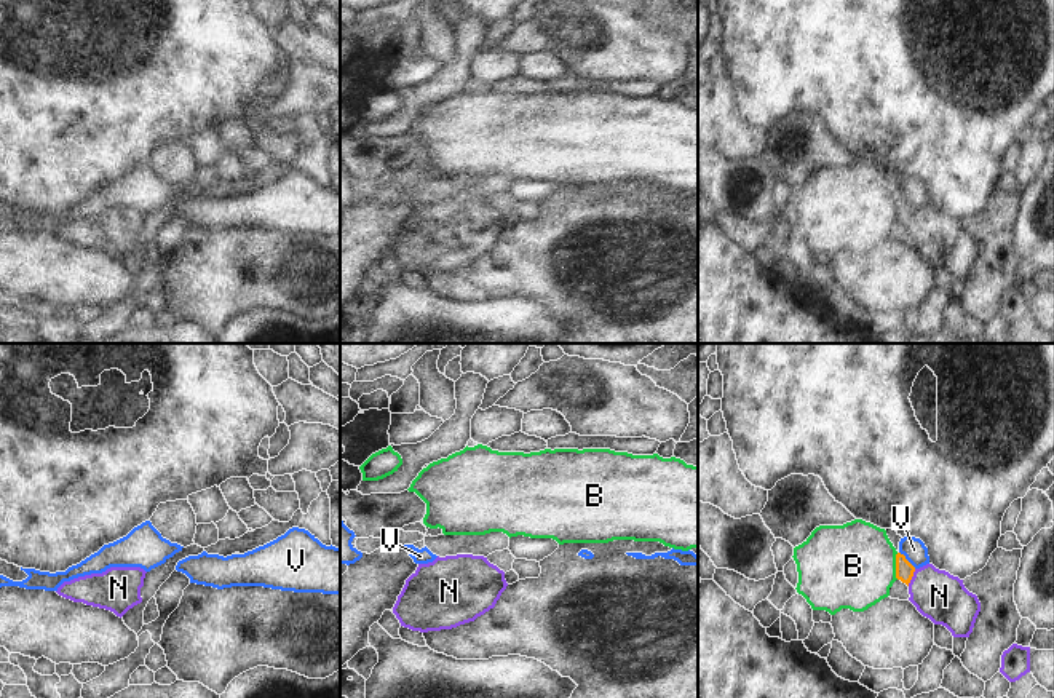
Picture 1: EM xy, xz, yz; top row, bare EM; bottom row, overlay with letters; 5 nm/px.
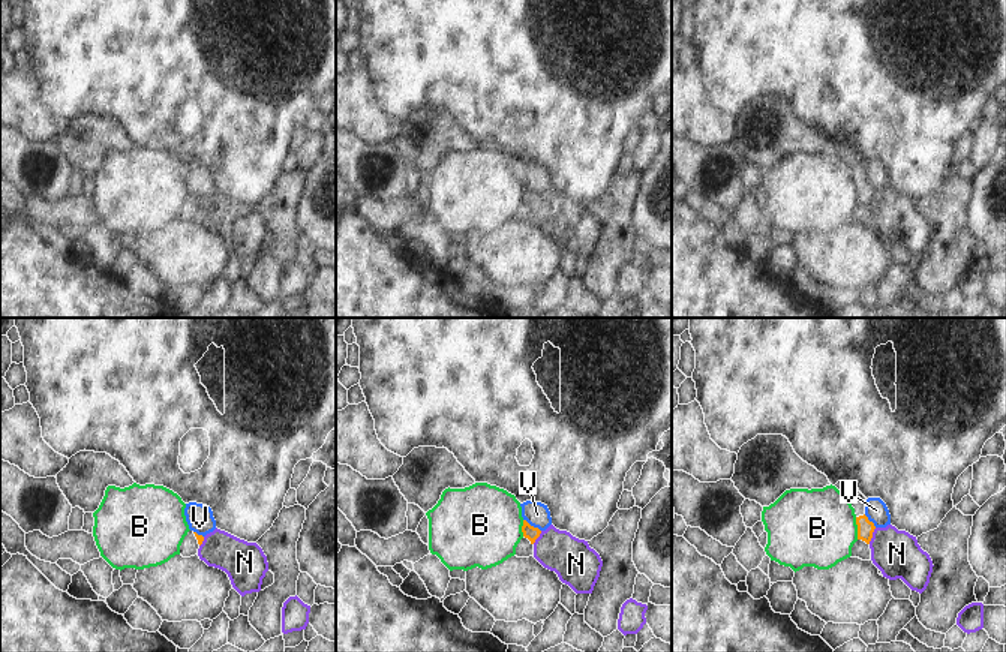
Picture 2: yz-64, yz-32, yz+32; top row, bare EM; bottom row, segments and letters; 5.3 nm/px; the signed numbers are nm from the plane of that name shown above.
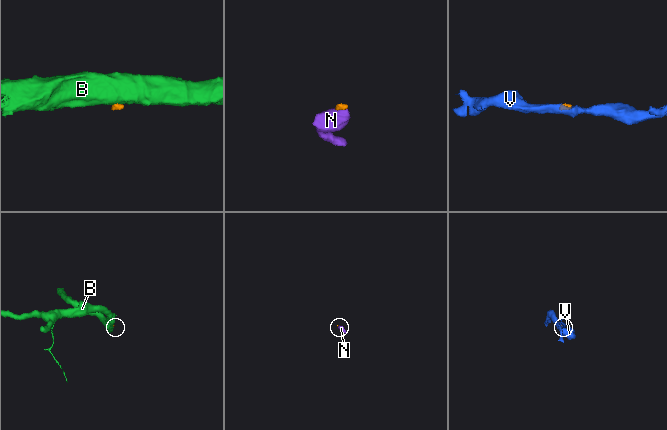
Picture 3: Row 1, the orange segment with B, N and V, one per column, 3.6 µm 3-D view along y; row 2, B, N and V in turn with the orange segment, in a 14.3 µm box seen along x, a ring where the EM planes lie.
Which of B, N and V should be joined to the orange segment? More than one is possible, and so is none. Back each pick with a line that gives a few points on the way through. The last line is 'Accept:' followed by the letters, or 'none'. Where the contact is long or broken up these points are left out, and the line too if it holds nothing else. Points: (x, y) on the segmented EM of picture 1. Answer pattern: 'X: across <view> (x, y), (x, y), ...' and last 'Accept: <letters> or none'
N: across yz (904, 571), (912, 575), (939, 596)
Accept: N

